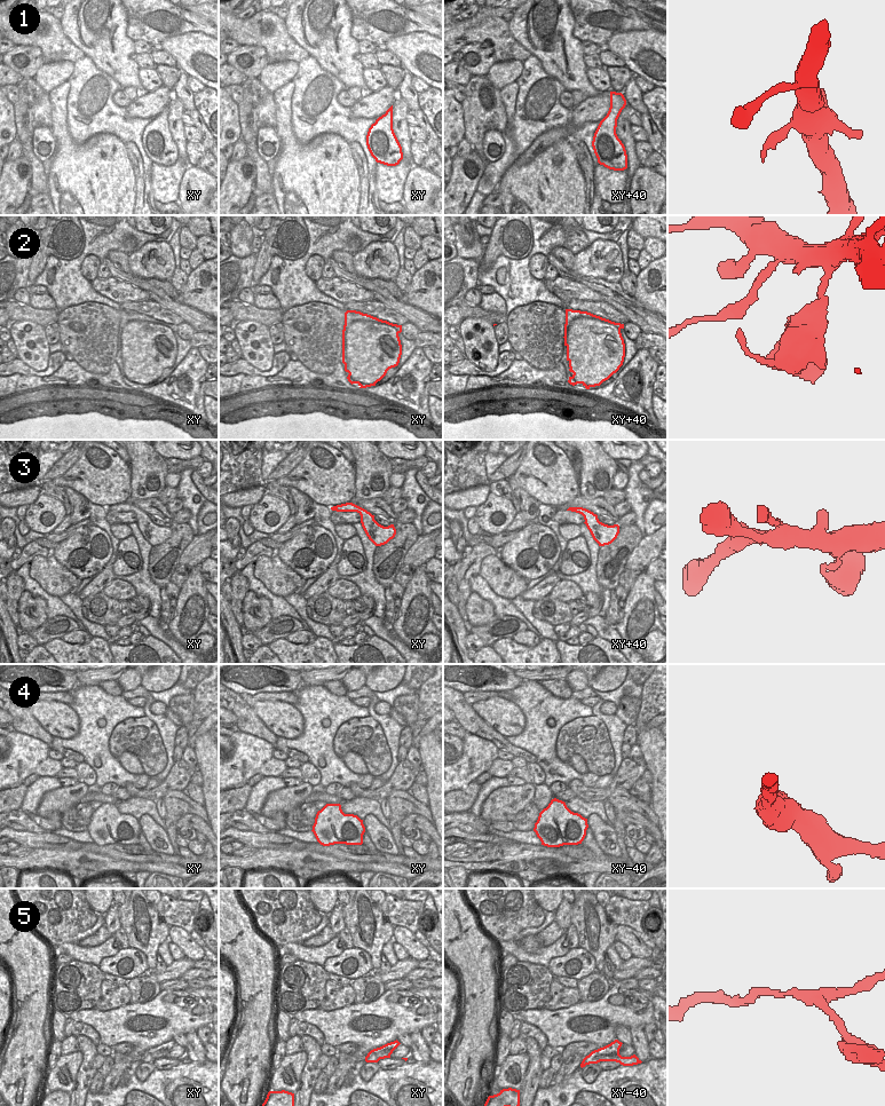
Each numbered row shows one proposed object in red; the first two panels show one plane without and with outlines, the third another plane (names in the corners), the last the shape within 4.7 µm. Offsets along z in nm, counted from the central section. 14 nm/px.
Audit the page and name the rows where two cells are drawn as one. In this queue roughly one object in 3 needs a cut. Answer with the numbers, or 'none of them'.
2

